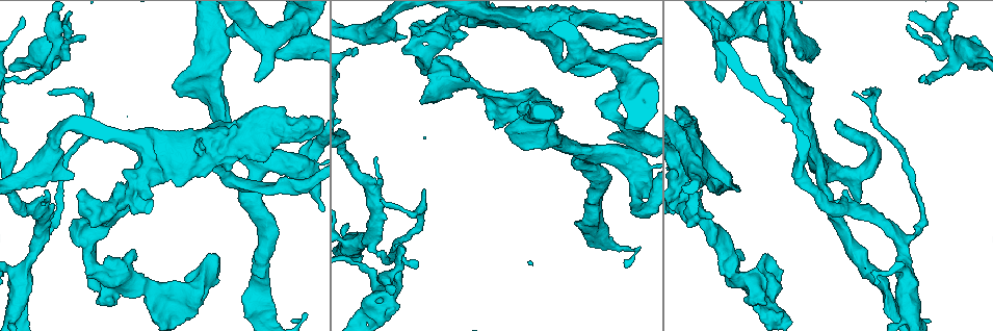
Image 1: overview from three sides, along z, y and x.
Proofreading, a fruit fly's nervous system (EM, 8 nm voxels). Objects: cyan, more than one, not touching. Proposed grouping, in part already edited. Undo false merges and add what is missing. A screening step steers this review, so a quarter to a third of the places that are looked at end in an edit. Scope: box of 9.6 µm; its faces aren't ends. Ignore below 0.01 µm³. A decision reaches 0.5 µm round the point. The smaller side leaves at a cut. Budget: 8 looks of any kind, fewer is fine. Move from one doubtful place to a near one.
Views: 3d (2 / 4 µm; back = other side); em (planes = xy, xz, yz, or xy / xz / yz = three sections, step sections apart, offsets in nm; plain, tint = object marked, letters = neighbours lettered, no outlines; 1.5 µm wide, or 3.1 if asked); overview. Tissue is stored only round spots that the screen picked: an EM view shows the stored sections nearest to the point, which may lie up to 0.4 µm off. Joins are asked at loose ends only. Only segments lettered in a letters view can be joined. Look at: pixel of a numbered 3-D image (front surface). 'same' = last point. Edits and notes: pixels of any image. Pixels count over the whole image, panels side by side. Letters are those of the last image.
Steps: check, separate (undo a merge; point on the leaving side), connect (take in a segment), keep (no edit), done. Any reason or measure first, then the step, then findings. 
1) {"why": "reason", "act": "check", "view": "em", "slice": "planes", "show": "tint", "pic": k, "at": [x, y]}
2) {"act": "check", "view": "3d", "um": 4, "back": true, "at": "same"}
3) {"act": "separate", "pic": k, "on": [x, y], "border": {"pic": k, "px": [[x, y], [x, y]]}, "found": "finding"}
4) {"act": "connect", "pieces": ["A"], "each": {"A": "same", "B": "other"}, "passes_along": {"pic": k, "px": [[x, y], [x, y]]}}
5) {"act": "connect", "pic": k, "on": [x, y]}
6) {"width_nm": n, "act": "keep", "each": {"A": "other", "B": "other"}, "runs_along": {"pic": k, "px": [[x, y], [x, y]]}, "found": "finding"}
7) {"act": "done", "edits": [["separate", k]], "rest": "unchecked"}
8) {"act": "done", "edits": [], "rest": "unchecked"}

{"why": "abrupt turn", "act": "check", "view": "em", "slice": "planes", "show": "letters", "pic": 1, "at": [415, 212]}

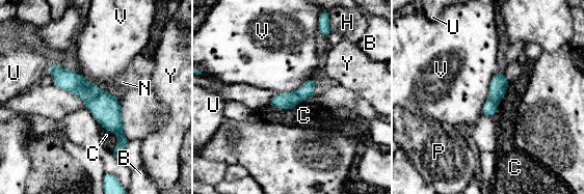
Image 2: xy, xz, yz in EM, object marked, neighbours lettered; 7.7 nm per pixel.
{"act": "keep", "each": {"B": "other", "C": "other", "H": "other", "N": "other", "P": "other", "U": "other", "V": "other", "Y": "other"}, "border": {"pic": 2, "px": [[499, 71], [492, 78], [481, 114]]}, "found": "continuous, no second cell"}

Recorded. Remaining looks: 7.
{"why": "free end", "act": "check", "view": "em", "slice": "xy", "step": 8, "show": "letters", "pic": 1, "at": [115, 221]}

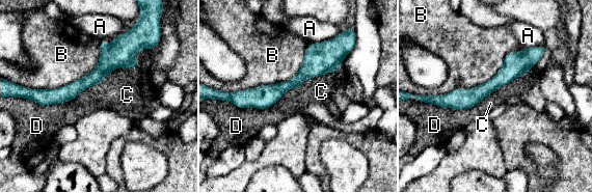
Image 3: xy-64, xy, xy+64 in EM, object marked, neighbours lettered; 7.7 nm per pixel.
{"longest_contact_nm": ["B", 850], "act": "keep", "each": {"A": "other", "B": "other", "C": "other", "D": "other"}, "runs_along": {"pic": 3, "px": [[541, 52], [478, 93], [439, 103]]}, "found": "no lettered segment goes on from it"}

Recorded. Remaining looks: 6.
{"why": "branch stops here", "act": "check", "view": "3d", "um": 4, "pic": 1, "at": [241, 298]}

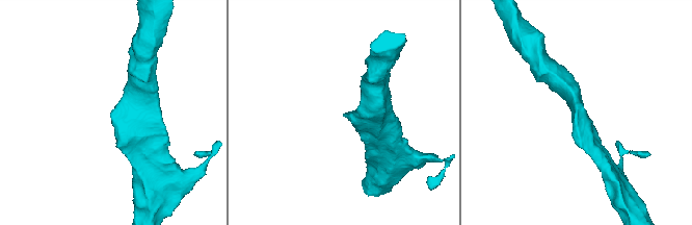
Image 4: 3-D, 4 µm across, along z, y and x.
{"why": "now the EM", "act": "check", "view": "em", "slice": "planes", "show": "plain", "pic": 4, "at": [111, 117]}

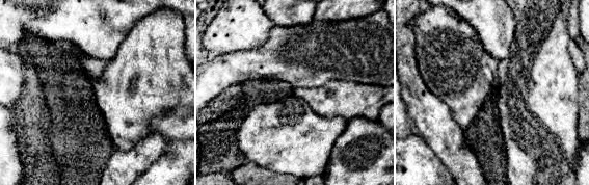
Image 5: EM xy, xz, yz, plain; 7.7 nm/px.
{"act": "check", "view": "em", "slice": "planes", "show": "letters", "at": "same"}

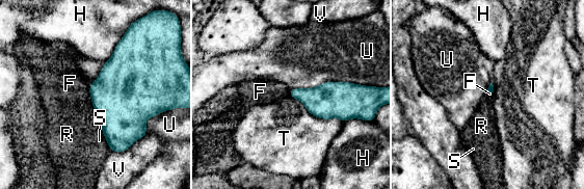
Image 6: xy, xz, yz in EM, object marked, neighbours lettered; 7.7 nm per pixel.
{"act": "keep", "each": {"F": "other", "H": "other", "R": "other", "S": "other", "T": "other", "U": "other", "V": "other"}, "border": {"pic": 6, "px": [[88, 85], [90, 96]]}, "found": "no lettered segment goes on from it"}

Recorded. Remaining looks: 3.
{"act": "done", "edits": [], "rest": "unchecked"}

